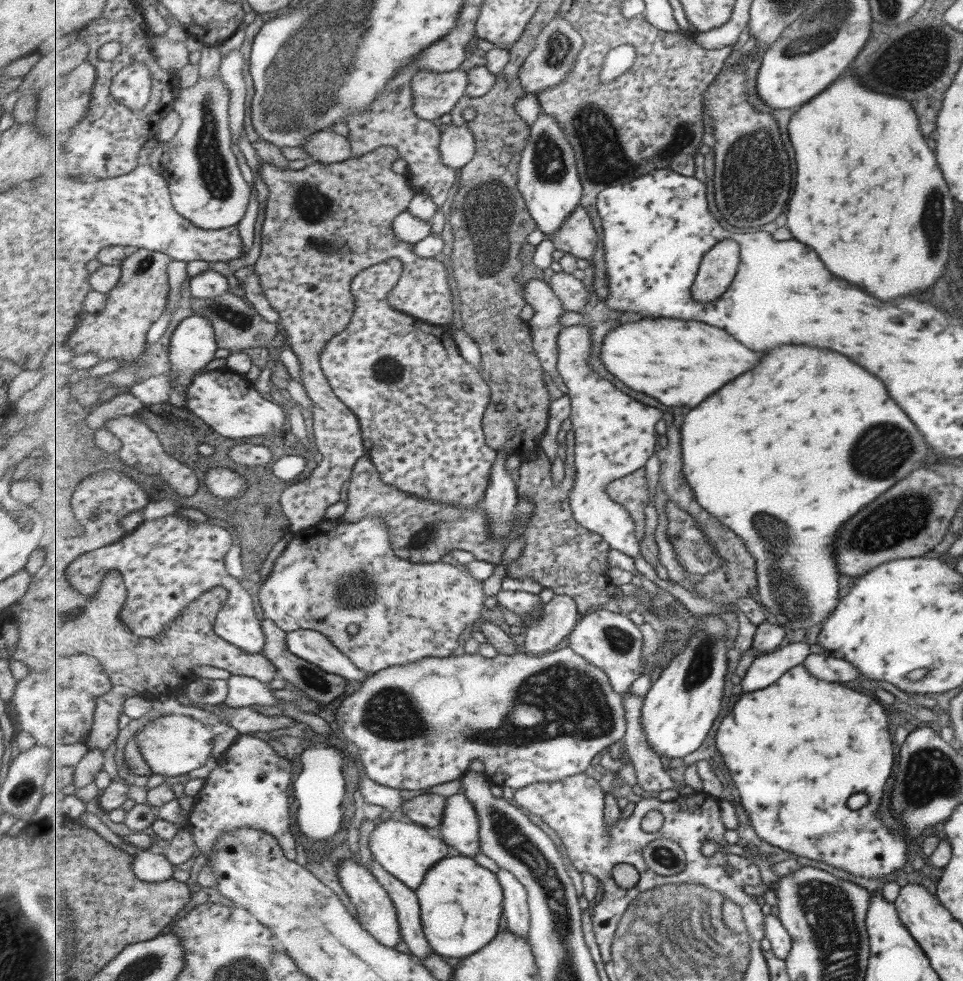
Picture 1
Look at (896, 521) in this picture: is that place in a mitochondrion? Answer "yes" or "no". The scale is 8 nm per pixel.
yes

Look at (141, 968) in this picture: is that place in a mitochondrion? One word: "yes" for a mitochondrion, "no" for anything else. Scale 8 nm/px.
yes

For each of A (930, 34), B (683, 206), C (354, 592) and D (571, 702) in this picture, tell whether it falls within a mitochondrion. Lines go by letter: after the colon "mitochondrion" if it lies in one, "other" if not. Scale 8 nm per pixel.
A: mitochondrion
B: other
C: mitochondrion
D: mitochondrion

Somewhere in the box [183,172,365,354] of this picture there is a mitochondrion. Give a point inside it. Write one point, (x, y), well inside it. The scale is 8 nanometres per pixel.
(313, 206)

